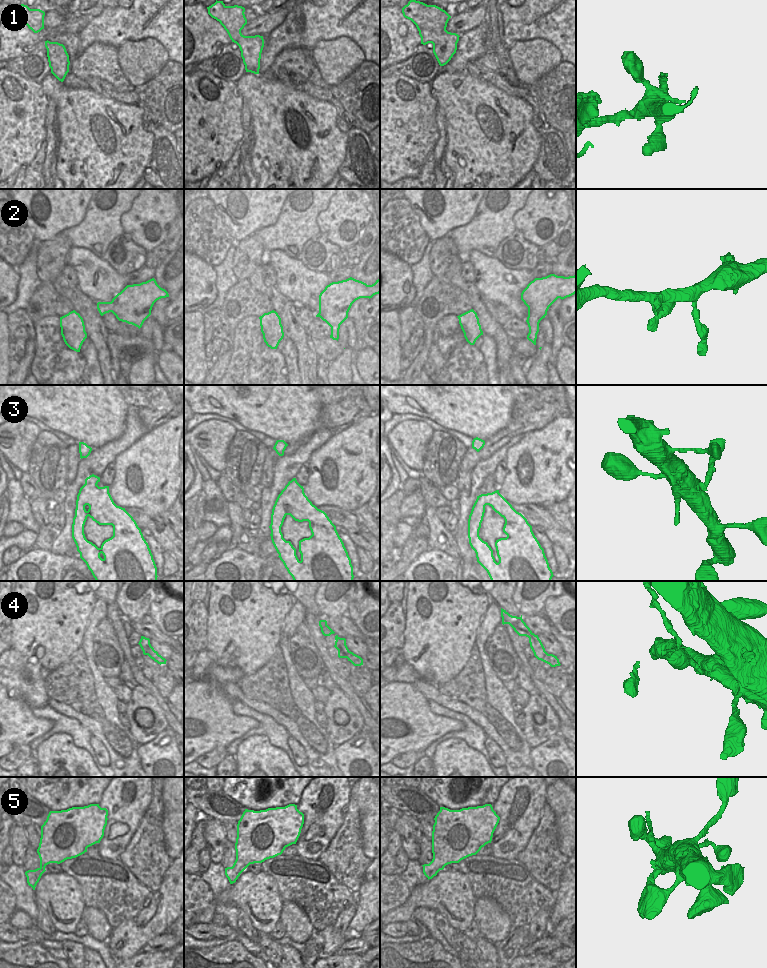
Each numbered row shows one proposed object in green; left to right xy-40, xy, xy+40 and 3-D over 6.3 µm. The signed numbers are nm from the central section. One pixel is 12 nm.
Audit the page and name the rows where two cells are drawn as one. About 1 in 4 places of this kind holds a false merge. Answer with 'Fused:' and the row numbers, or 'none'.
Fused: 1, 4

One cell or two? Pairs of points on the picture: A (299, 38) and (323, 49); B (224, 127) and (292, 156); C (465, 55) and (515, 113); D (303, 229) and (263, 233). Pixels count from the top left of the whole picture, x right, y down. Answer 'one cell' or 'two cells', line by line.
A: two cells
B: two cells
C: two cells
D: one cell

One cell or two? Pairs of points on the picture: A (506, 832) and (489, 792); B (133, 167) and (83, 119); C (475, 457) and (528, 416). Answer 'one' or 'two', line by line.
A: two
B: one
C: one

